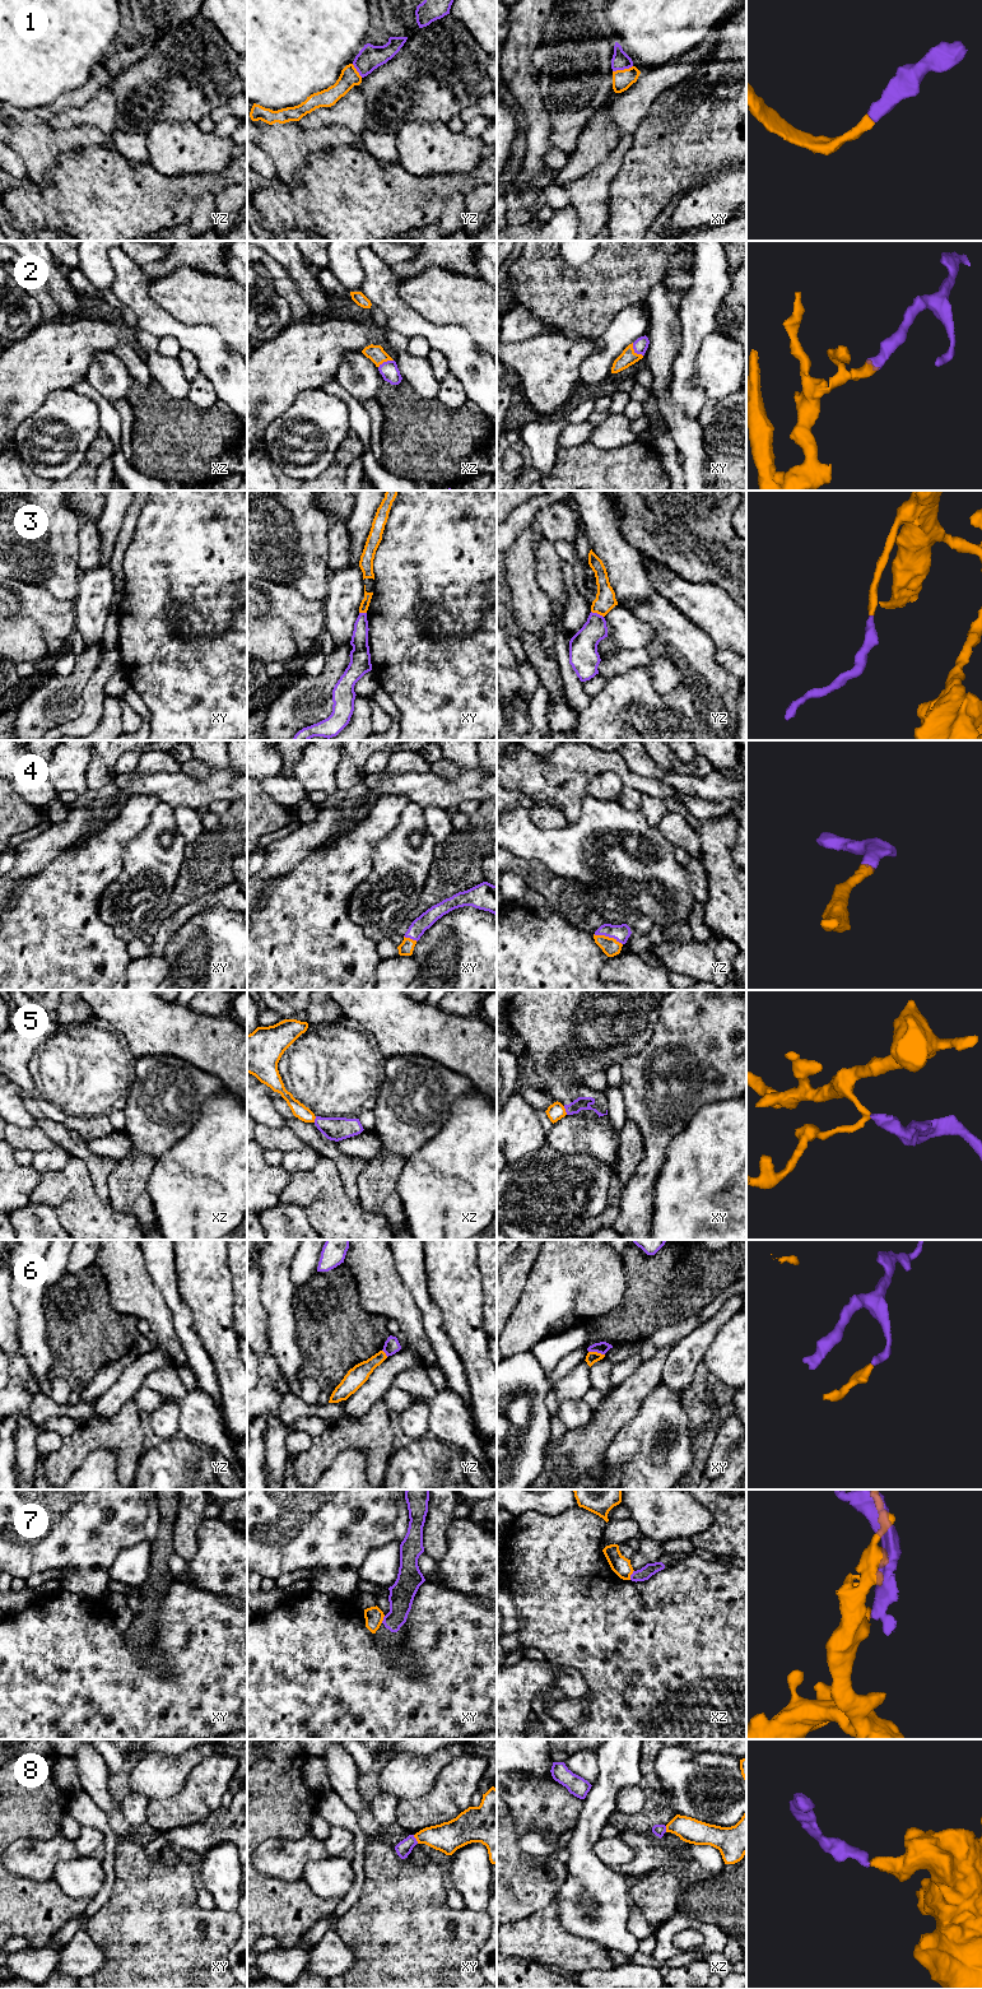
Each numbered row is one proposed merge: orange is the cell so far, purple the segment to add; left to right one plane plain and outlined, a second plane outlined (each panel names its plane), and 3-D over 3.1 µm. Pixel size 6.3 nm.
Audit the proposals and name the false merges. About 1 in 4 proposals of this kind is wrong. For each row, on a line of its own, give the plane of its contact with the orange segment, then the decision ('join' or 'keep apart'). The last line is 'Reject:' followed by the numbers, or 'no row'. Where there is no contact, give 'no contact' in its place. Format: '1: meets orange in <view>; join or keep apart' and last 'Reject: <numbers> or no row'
1: meets orange in xy; join
2: meets orange in xy; join
3: meets orange in yz; keep apart
4: meets orange in yz; join
5: meets orange in xy; keep apart
6: meets orange in xy; keep apart
7: meets orange in xz; keep apart
8: meets orange in xy; join
Reject: 3, 5, 6, 7

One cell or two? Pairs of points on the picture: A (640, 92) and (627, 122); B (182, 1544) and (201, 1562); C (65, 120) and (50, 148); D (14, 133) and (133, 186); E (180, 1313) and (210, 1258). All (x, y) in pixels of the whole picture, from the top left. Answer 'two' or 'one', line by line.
A: one
B: two
C: two
D: two
E: two

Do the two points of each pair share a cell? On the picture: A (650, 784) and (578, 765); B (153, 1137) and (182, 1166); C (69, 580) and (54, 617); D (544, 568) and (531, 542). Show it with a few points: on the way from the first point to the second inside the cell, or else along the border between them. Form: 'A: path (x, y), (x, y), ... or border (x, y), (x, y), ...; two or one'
A: path (632, 780), (615, 765), (596, 765); one
B: border (190, 1132), (157, 1158); two
C: border (35, 585), (47, 589), (56, 598), (74, 602); two
D: border (543, 537), (535, 552), (535, 581); two

